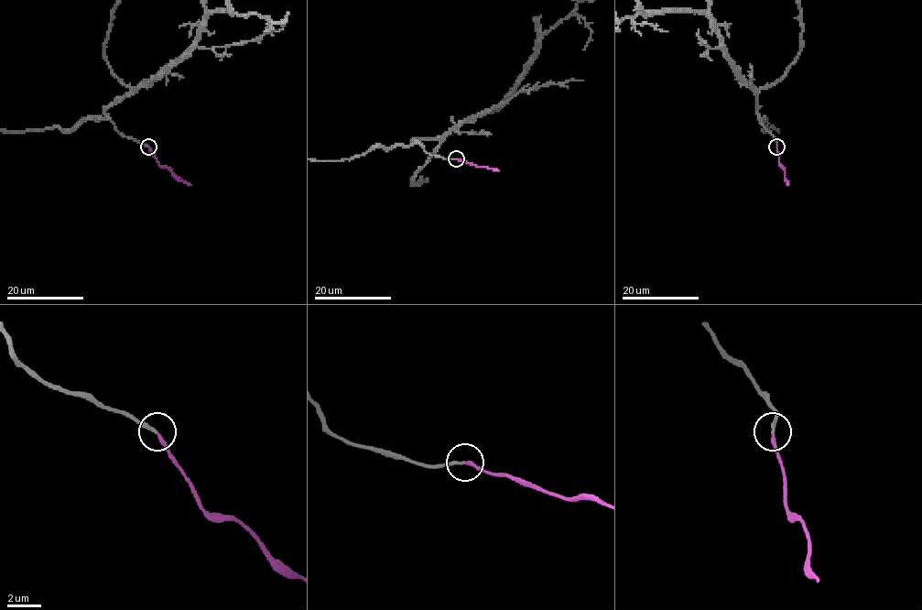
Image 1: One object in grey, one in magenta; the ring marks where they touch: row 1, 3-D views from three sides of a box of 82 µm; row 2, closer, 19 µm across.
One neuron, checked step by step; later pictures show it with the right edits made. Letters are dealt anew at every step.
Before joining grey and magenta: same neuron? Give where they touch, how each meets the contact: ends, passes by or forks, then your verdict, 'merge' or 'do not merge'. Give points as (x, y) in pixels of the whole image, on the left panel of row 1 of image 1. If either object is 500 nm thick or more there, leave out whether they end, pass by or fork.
place (148, 147); grey ends; magenta ends; merge

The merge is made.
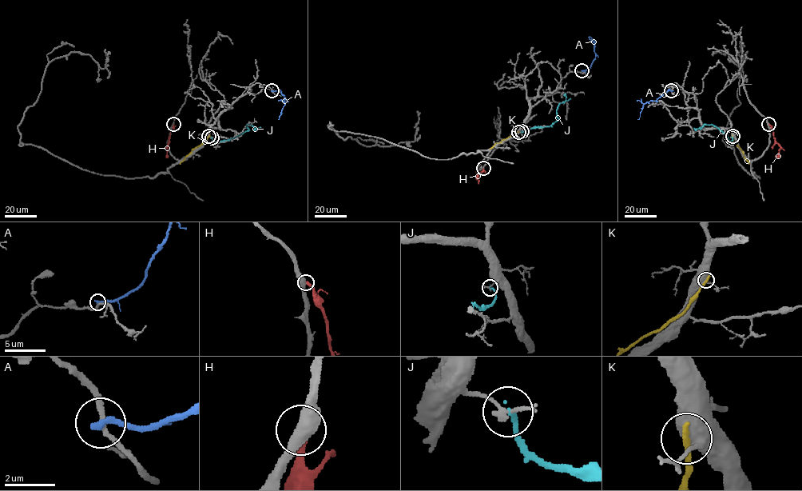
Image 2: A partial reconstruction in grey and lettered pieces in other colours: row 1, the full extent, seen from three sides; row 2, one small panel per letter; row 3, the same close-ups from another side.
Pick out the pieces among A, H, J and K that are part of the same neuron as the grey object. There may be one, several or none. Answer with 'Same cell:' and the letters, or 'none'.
Same cell: none

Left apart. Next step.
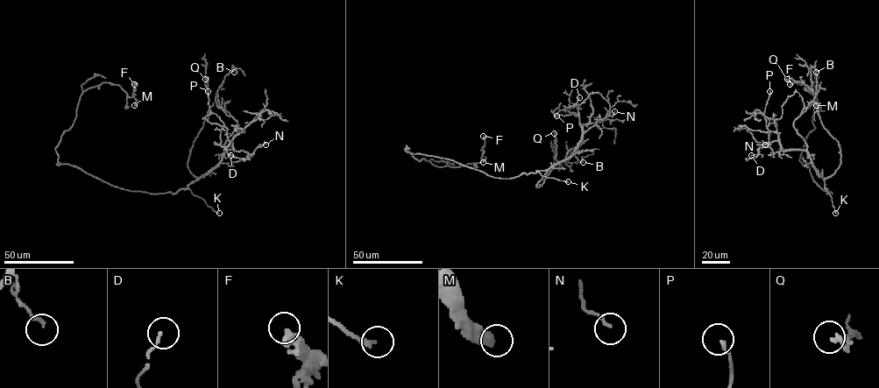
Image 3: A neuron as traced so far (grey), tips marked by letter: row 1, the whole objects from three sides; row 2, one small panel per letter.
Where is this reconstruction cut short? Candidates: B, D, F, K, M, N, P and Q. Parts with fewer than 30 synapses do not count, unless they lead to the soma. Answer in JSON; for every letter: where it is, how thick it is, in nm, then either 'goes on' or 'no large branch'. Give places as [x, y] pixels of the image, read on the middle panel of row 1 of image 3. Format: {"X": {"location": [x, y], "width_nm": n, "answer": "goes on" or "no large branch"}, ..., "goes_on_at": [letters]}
{"B": {"location": [583, 162], "width_nm": 170, "answer": "no large branch"}, "D": {"location": [579, 97], "width_nm": 120, "answer": "no large branch"}, "F": {"location": [483, 136], "width_nm": 500, "answer": "no large branch"}, "K": {"location": [568, 181], "width_nm": 190, "answer": "goes on"}, "M": {"location": [483, 162], "width_nm": 400, "answer": "no large branch"}, "N": {"location": [614, 111], "width_nm": 120, "answer": "no large branch"}, "P": {"location": [556, 116], "width_nm": 140, "answer": "no large branch"}, "Q": {"location": [554, 133], "width_nm": 200, "answer": "no large branch"}, "goes_on_at": ["K"]}

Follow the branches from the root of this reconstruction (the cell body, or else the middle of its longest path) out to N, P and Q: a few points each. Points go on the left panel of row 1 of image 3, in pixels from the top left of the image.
N: (124, 188), (176, 193), (210, 171), (226, 150), (251, 153), (265, 144)
P: (124, 188), (176, 193), (210, 171), (226, 150), (233, 150), (227, 129), (210, 110), (208, 91)
Q: (124, 188), (176, 193), (197, 179), (187, 160), (209, 109), (205, 79)

